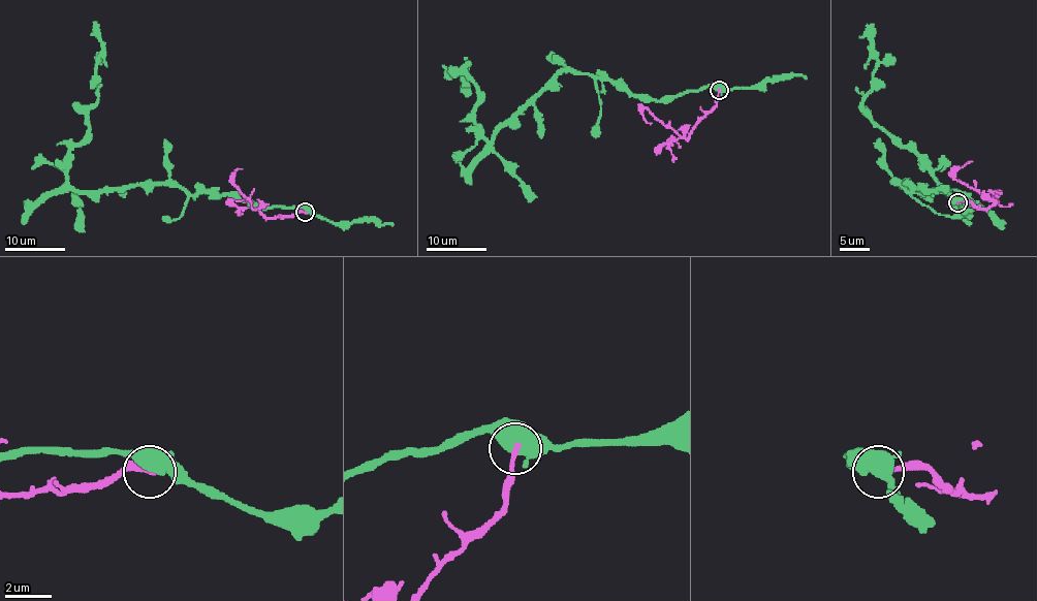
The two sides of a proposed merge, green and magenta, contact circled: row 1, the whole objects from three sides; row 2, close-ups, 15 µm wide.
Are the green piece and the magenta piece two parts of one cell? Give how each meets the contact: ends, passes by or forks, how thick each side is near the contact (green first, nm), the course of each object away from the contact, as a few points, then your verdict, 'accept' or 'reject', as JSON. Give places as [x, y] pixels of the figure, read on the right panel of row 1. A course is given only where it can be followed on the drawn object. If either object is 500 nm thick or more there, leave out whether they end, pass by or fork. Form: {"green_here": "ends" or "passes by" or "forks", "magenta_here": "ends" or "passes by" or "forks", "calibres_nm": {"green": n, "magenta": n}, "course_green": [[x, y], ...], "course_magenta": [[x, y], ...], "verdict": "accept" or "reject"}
{"green_here": "forks", "magenta_here": "ends", "calibres_nm": {"green": 480, "magenta": 200}, "course_green": [[957, 202], [893, 183], [938, 186], [866, 112], [878, 61], [867, 24]], "course_magenta": [[957, 202], [985, 209], [995, 202], [954, 178], [956, 170], [971, 161]], "verdict": "reject"}

